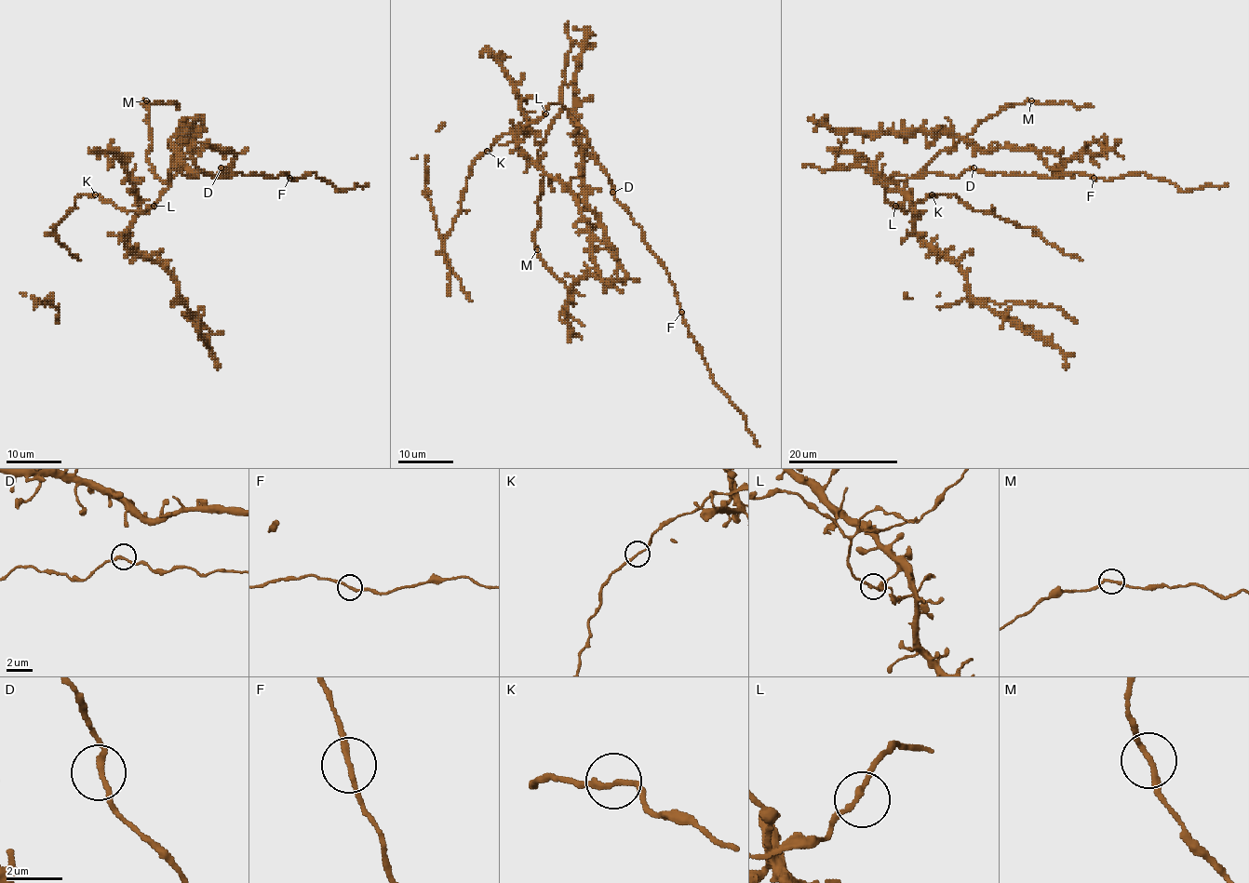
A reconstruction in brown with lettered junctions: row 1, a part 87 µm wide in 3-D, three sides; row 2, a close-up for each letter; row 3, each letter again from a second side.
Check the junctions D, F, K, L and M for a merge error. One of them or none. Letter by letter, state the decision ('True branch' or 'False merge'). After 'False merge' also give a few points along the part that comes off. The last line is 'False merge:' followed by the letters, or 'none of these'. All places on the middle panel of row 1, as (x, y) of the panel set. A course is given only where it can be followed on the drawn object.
D: True branch
F: False merge. Course of the part to remove: (680, 313), (688, 330), (699, 345), (712, 381), (746, 421), (746, 429), (758, 446)
K: True branch
L: True branch
M: True branch
False merge: F

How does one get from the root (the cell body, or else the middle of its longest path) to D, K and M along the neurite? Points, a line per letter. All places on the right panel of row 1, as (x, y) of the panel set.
D: (895, 206), (885, 199), (884, 190), (896, 173), (911, 179), (928, 172), (957, 177), (973, 167)
K: (895, 206), (907, 211), (933, 195)
M: (895, 206), (884, 195), (890, 182), (913, 179), (937, 153), (956, 146), (982, 121), (1012, 104), (1031, 100)

